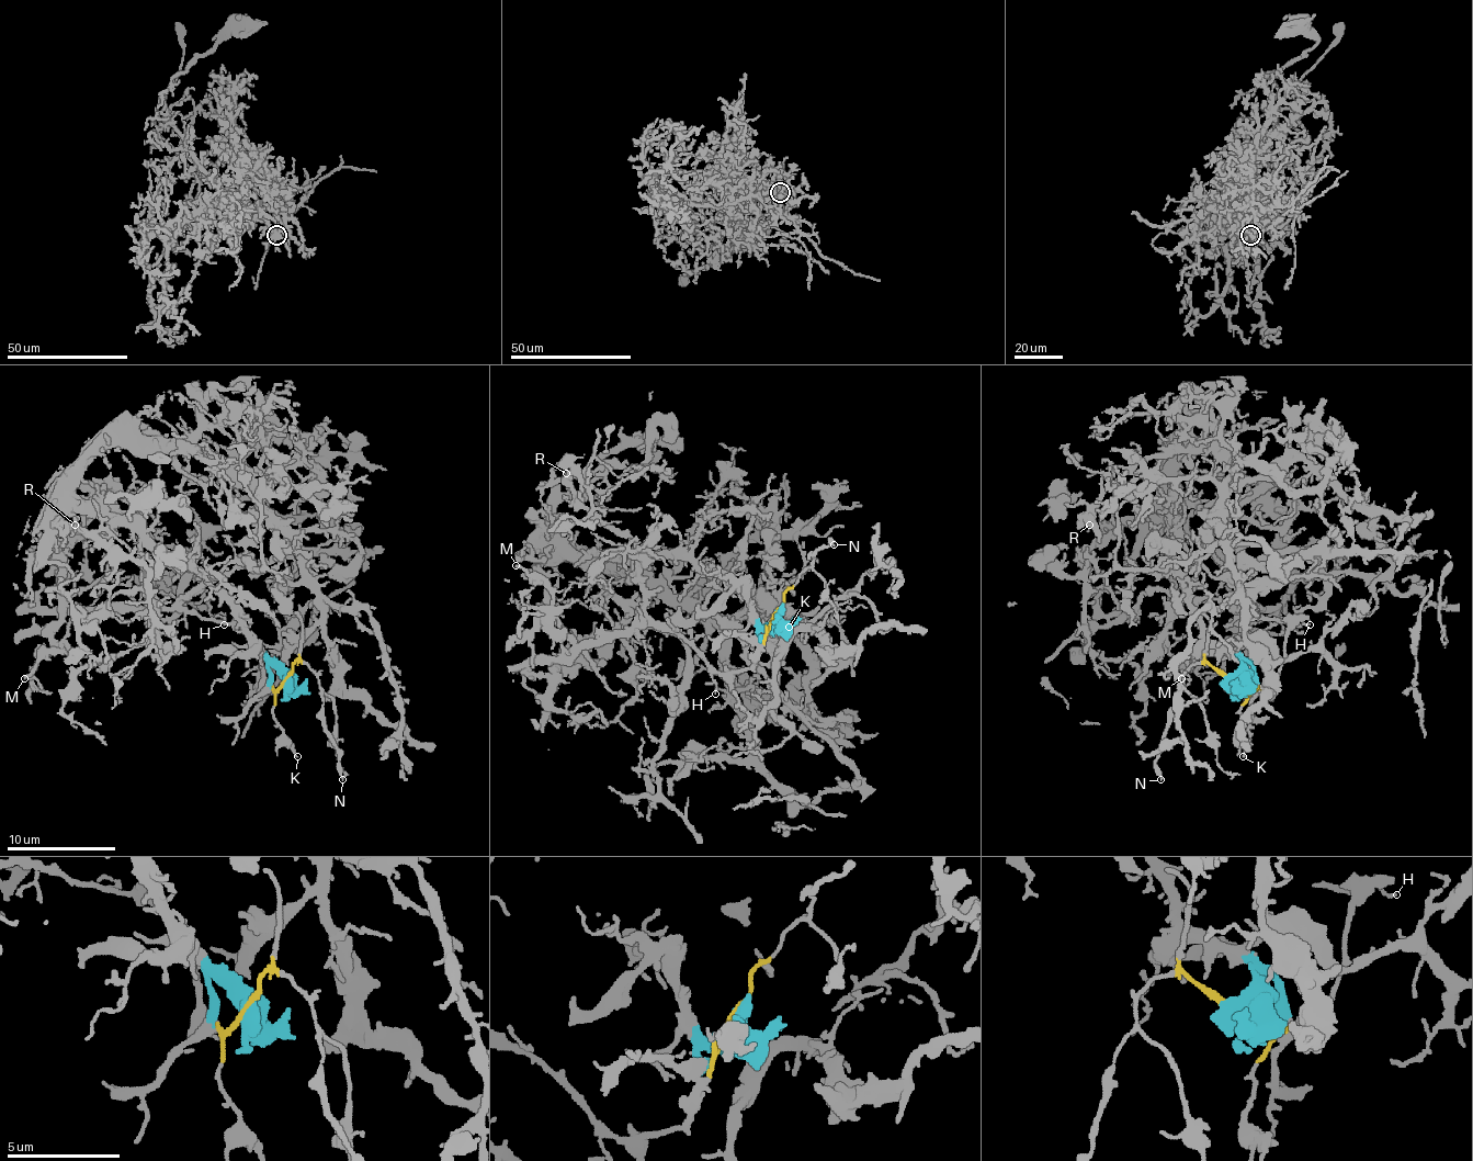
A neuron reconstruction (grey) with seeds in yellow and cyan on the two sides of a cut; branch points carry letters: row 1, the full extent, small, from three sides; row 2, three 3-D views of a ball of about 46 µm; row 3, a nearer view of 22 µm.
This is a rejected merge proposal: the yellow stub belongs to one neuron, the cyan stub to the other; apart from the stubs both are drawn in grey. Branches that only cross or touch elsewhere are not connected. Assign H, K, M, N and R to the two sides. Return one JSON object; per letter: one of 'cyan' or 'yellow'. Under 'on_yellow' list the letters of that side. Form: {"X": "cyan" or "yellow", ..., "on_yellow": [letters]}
{"H": "yellow", "K": "yellow", "M": "yellow", "N": "yellow", "R": "cyan", "on_yellow": ["H", "K", "M", "N"]}

